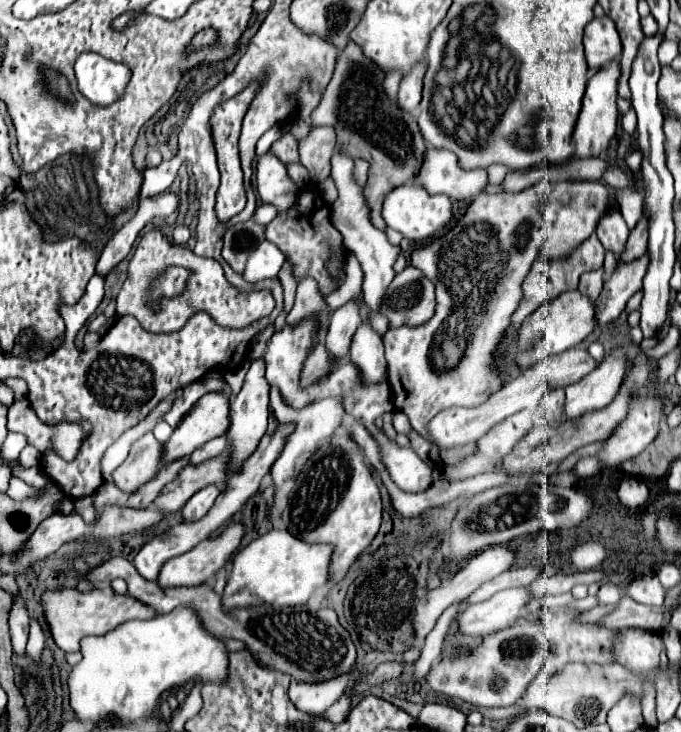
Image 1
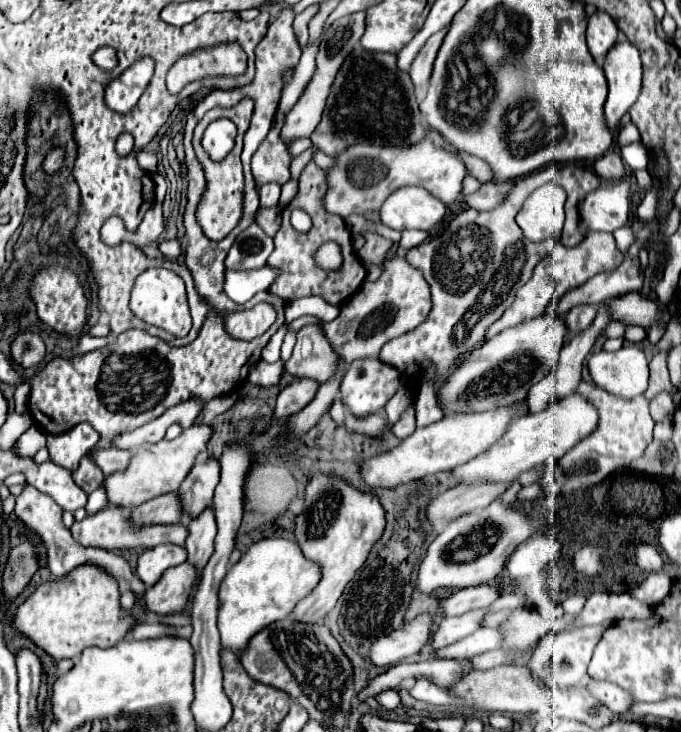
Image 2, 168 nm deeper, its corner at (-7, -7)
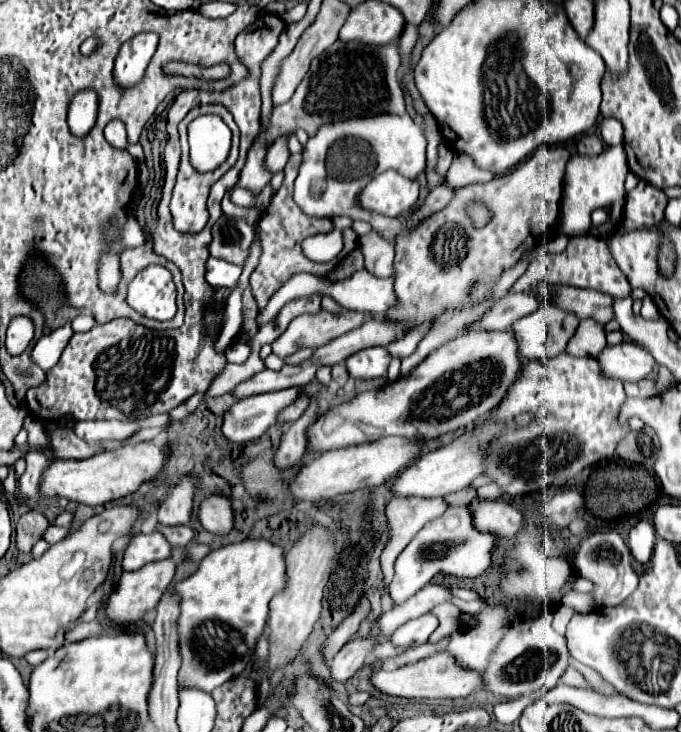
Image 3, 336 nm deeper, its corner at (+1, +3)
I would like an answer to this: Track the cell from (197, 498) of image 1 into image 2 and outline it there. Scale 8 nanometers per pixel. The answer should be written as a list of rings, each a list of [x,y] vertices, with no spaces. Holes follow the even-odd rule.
[[[211,508],[205,510],[197,520],[189,522],[189,536],[187,536],[187,544],[185,544],[185,548],[189,552],[187,562],[197,568],[197,580],[195,580],[195,586],[193,586],[189,602],[193,602],[197,586],[201,582],[203,568],[209,562],[209,558],[213,556],[215,536],[217,536],[217,524],[215,524],[215,516],[213,516]]]

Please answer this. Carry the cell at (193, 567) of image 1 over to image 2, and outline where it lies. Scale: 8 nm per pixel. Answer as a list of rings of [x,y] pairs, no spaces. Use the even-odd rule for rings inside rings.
[[[189,562],[165,570],[159,582],[147,588],[143,594],[145,612],[157,616],[169,616],[183,610],[187,606],[195,576],[197,576],[195,566],[191,566]]]

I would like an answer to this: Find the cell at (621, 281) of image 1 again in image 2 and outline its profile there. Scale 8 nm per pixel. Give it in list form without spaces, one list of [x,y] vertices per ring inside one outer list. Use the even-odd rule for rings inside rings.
[[[605,306],[599,308],[595,322],[589,330],[583,330],[577,334],[563,350],[559,356],[557,364],[557,382],[555,382],[555,392],[561,396],[569,396],[577,390],[577,384],[581,380],[581,368],[583,368],[583,358],[589,354],[593,348],[593,342],[601,336],[603,328],[611,322],[609,312]]]

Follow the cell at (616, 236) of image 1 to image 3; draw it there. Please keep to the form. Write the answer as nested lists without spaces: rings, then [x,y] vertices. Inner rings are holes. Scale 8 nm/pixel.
[[[609,146],[601,152],[601,156],[573,156],[567,164],[565,172],[565,188],[561,200],[561,232],[571,234],[587,234],[591,228],[591,214],[599,208],[611,208],[617,200],[625,198],[625,176],[629,172],[627,158],[623,146]]]

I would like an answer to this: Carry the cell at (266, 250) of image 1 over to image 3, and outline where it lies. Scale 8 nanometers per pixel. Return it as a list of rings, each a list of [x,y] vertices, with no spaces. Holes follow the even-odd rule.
[[[209,258],[207,260],[207,274],[205,280],[213,288],[229,288],[233,290],[237,286],[237,280],[241,276],[241,266],[219,260],[219,258]]]

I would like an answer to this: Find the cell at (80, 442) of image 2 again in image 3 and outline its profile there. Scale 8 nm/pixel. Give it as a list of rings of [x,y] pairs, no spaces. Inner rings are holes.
[[[111,420],[111,422],[77,422],[73,426],[73,432],[83,438],[85,442],[127,442],[137,430],[141,422],[139,420]]]

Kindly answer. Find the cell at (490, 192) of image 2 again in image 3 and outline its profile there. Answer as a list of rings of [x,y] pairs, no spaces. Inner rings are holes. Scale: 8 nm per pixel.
[[[409,114],[373,116],[321,126],[319,132],[305,144],[303,162],[299,168],[299,176],[295,180],[295,202],[309,216],[349,216],[353,220],[365,220],[373,226],[373,230],[381,232],[381,236],[395,242],[395,236],[409,233],[425,216],[445,208],[455,196],[455,188],[449,184],[435,188],[427,194],[425,202],[411,216],[403,218],[387,218],[377,216],[375,212],[361,210],[359,194],[377,174],[385,170],[397,170],[405,178],[417,180],[419,174],[423,174],[427,168],[425,148],[425,134]]]

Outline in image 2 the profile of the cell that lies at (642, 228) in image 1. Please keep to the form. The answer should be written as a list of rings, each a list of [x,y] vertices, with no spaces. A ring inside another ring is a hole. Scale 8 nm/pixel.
[[[629,256],[623,260],[623,264],[611,272],[601,272],[595,278],[587,280],[585,284],[569,290],[563,298],[549,304],[545,314],[561,314],[565,316],[573,306],[579,304],[595,304],[609,298],[617,298],[627,292],[639,292],[643,286],[643,274],[639,260],[631,260]]]

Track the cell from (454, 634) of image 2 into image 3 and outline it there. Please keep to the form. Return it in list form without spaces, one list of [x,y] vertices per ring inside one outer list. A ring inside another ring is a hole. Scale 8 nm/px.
[[[423,614],[411,622],[405,622],[395,630],[391,642],[395,646],[417,646],[429,640],[433,630],[439,626],[439,620],[433,614]]]

